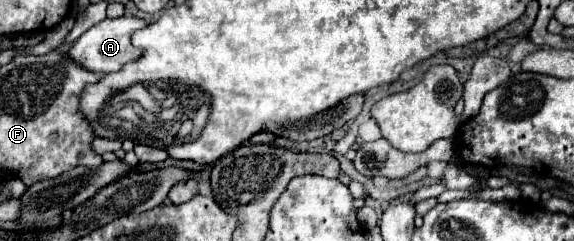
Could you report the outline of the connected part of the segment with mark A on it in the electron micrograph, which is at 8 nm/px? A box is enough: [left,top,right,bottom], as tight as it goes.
[69,16,149,72]

